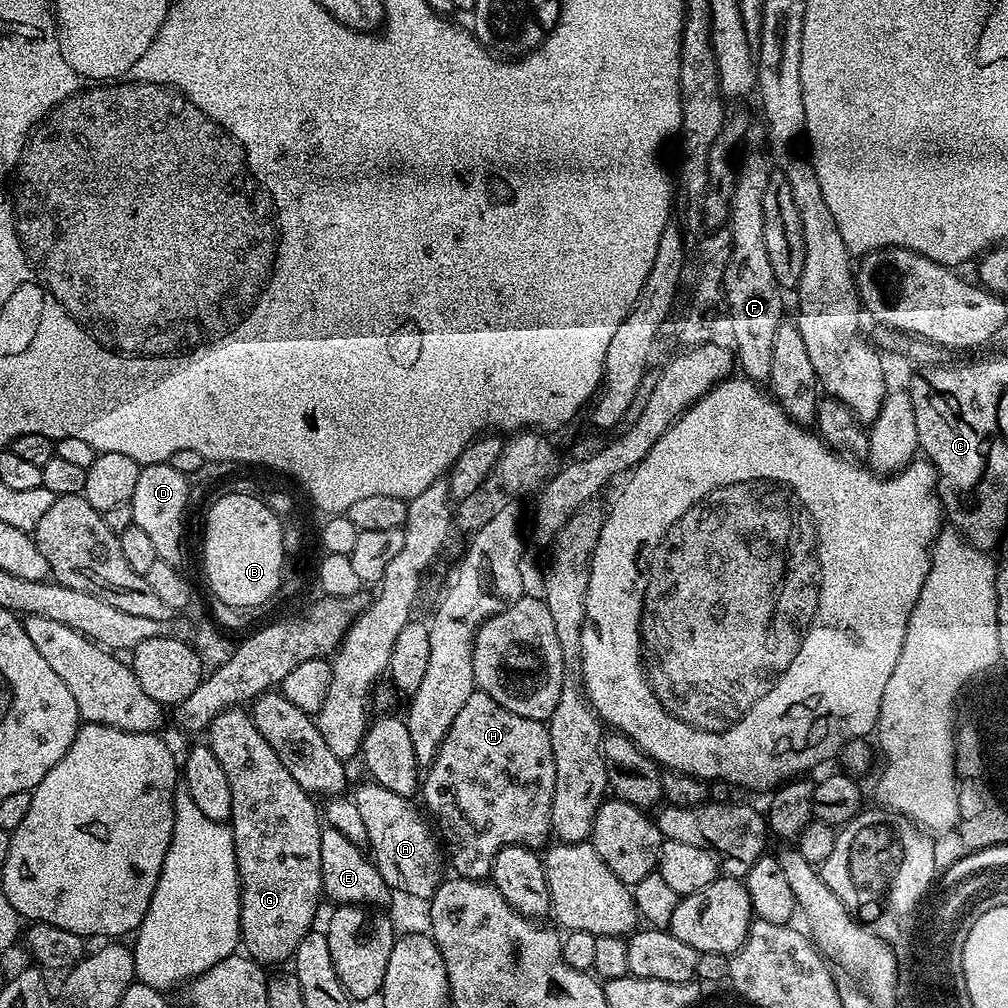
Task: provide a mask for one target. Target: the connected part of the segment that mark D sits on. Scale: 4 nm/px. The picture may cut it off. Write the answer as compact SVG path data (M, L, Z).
M167 464L143 465L134 486L131 504L133 508L132 523L142 526L146 534L154 541L154 550L159 559L167 564L181 565L184 548L184 520L188 512L189 477L178 474L174 466Z

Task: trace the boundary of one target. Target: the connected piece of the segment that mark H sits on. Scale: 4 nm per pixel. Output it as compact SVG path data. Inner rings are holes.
M479 690L472 692L470 699L466 702L466 706L462 706L462 711L458 714L458 718L454 718L454 726L450 726L446 738L440 743L440 749L434 758L434 762L427 765L426 771L423 773L422 796L423 792L425 804L423 804L423 807L425 809L428 807L429 810L432 811L433 817L431 816L431 819L438 829L438 836L442 841L442 848L446 853L447 863L450 865L451 870L453 868L453 873L455 873L456 876L465 876L468 880L484 880L485 878L491 877L494 858L506 846L521 844L523 848L531 848L533 850L543 849L553 835L554 750L550 746L550 734L548 733L547 723L542 720L535 720L534 718L511 713L510 710L506 710L504 706L500 706L498 702L484 692Z

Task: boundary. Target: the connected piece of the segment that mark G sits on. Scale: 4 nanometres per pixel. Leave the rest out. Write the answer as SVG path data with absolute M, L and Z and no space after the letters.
M243 707L227 708L206 729L206 743L214 750L215 757L226 770L230 781L232 818L230 827L234 838L236 861L240 871L240 938L247 955L259 964L271 966L283 960L291 961L298 950L298 942L313 931L316 911L322 901L322 816L313 797L298 782L294 782L290 770L282 766L278 754L262 738L258 726Z

